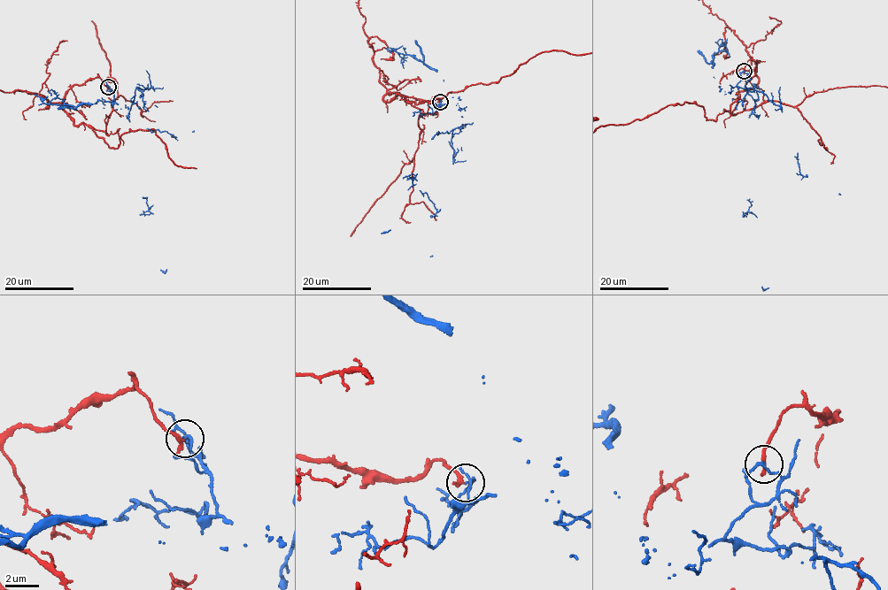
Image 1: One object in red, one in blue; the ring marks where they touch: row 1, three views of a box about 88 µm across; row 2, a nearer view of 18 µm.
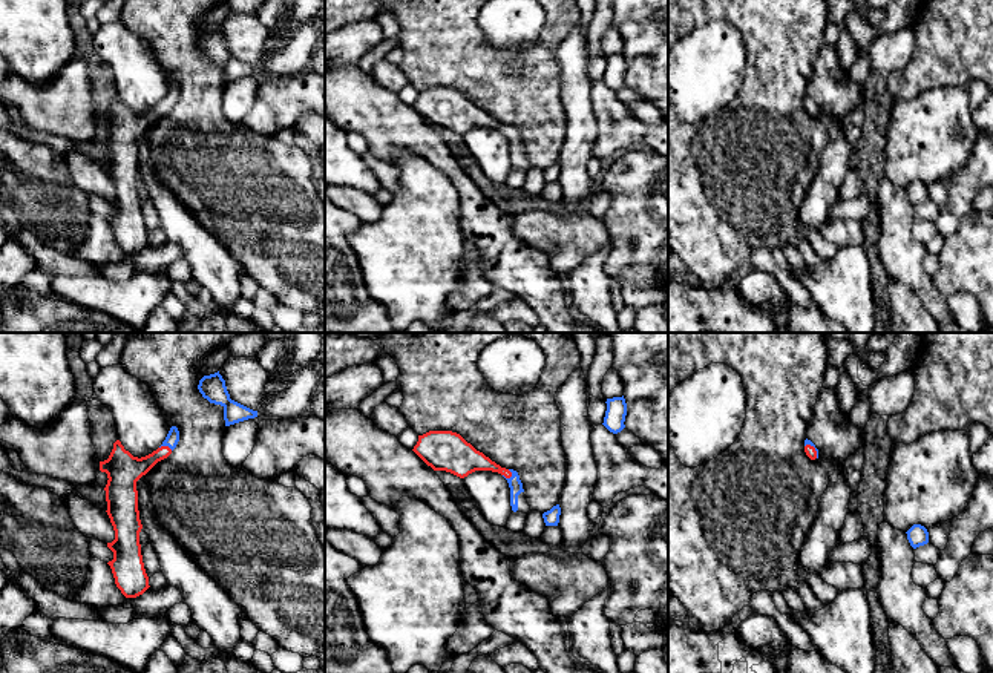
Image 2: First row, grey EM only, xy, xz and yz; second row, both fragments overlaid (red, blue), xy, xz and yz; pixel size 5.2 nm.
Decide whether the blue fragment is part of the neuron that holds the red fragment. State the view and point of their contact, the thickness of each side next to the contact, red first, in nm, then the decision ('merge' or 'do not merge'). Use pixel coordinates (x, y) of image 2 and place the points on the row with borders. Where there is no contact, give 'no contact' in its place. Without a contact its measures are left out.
meets red in xz at (511, 476); 150 nm thick on the red side, 70 nm on the other; do not merge

